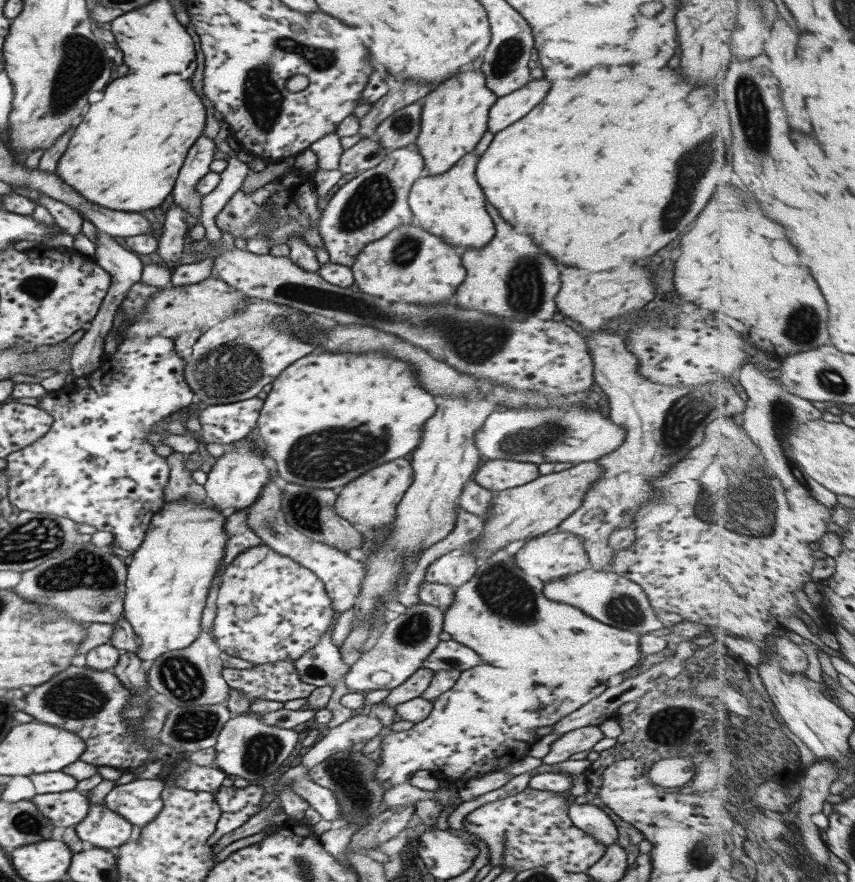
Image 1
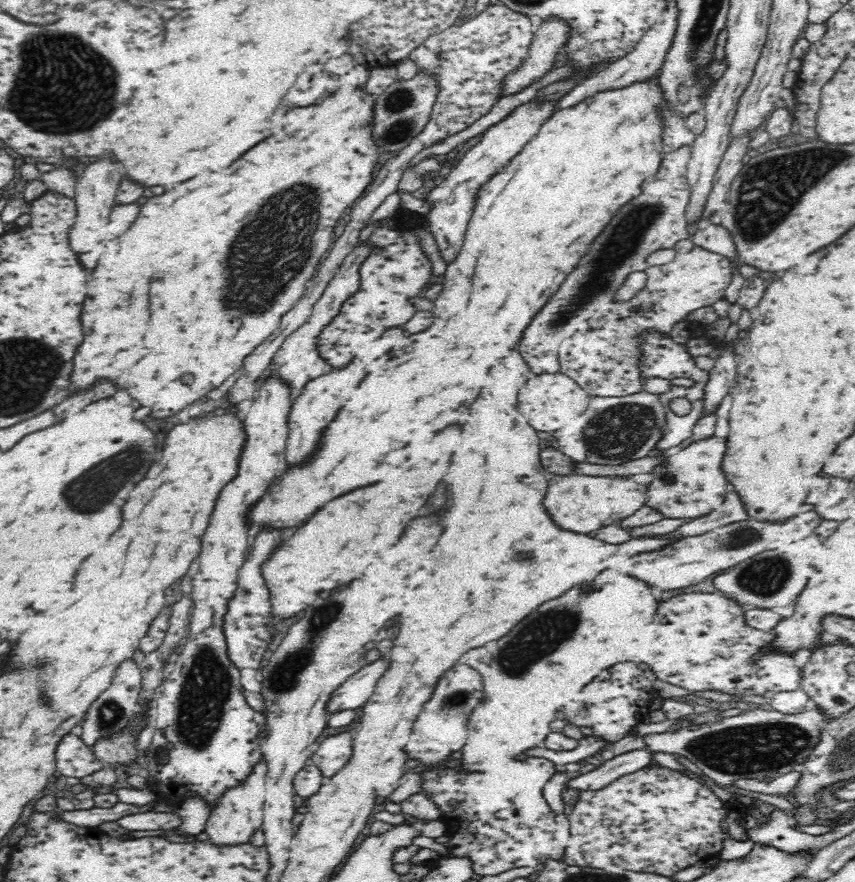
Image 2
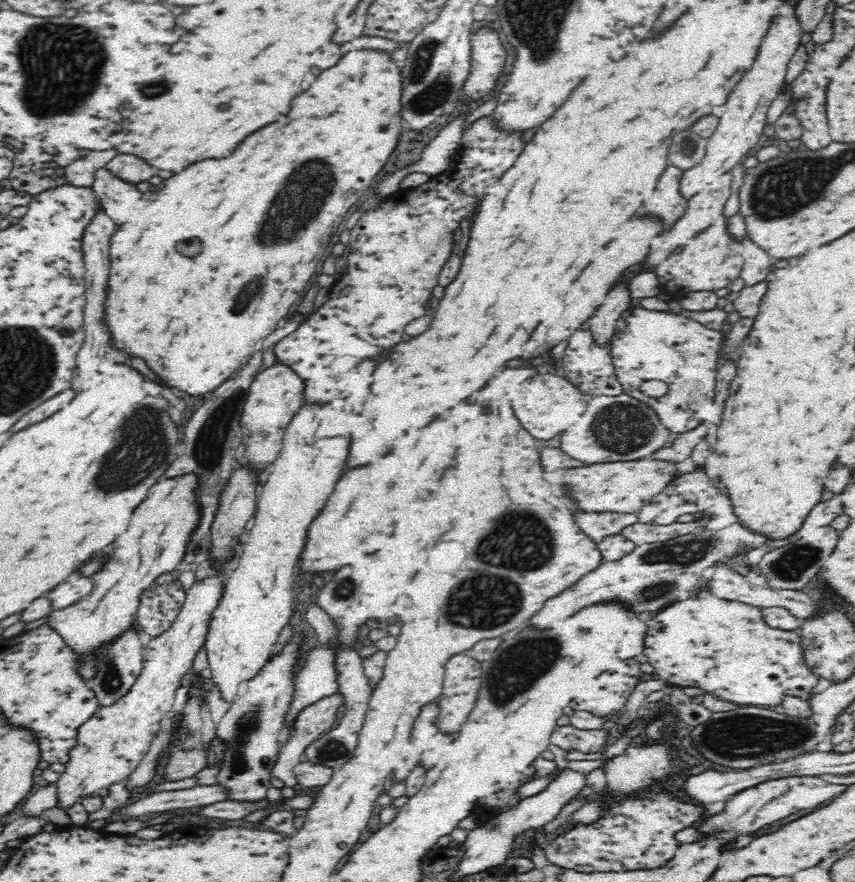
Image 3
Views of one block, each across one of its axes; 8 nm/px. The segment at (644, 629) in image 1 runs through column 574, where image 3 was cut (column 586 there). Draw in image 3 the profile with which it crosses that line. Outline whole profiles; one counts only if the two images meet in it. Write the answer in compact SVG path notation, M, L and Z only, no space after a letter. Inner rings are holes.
M734 523L717 531L702 528L666 542L636 545L632 554L618 561L604 562L599 568L580 578L572 587L560 592L560 595L548 598L544 607L528 620L528 624L538 630L550 630L558 620L574 616L588 606L606 602L622 603L635 614L657 613L664 607L671 606L672 601L689 598L690 590L700 582L706 568L737 556L741 553L741 546L746 547L748 544L758 547L762 542L768 541L770 540L765 535L756 534L740 523Z

